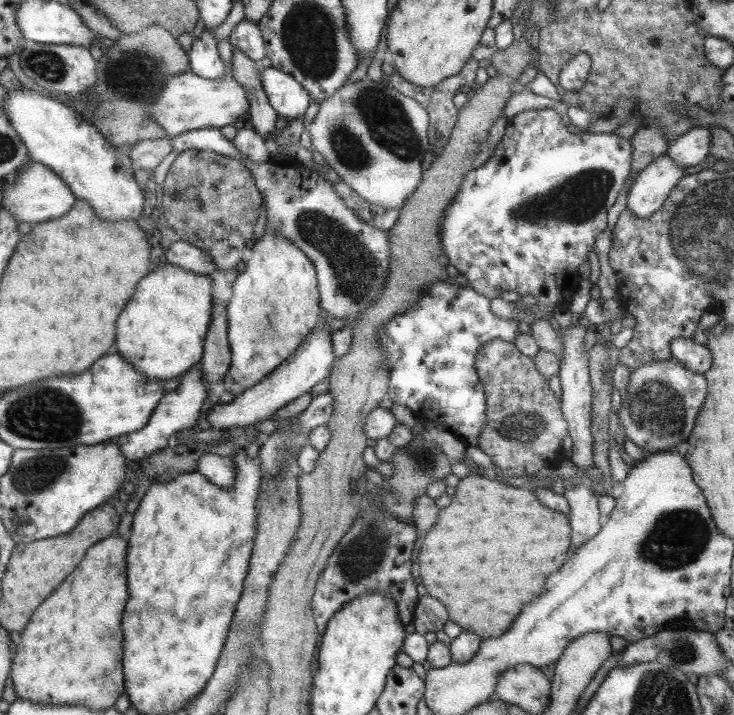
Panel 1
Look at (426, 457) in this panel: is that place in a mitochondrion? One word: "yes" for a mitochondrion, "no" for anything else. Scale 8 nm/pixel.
yes

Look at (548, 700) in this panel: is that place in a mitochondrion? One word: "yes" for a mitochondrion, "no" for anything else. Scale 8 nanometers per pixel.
no

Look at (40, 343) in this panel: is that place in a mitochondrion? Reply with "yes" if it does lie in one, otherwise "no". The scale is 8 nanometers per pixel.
no

